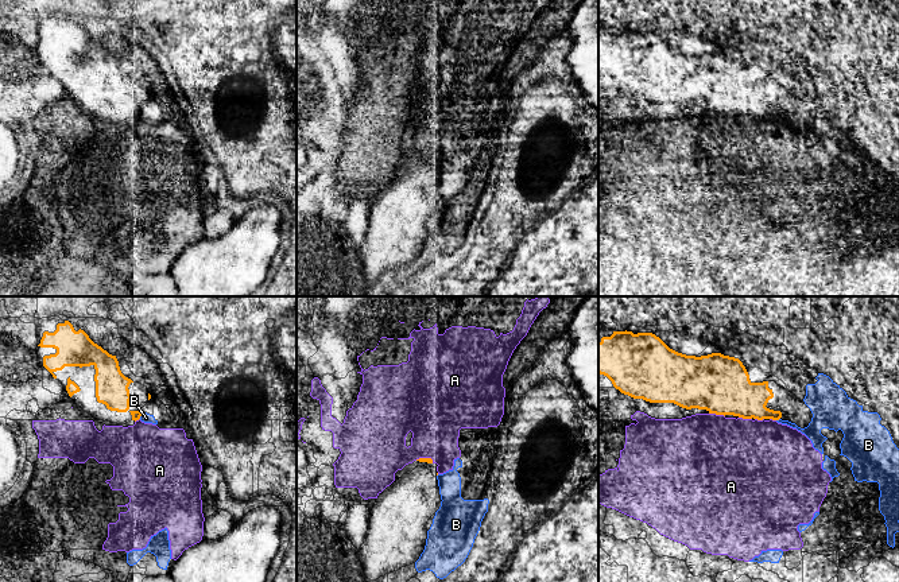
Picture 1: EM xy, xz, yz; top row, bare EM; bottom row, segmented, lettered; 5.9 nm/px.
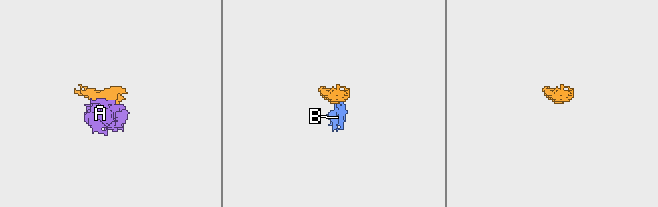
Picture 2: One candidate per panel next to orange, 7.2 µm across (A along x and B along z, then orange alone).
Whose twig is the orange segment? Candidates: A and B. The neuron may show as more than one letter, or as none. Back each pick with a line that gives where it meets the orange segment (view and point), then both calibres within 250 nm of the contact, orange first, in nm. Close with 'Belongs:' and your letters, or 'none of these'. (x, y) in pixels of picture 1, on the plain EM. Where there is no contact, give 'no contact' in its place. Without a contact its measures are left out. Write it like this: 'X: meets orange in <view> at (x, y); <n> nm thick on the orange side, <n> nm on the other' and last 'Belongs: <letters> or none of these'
Belongs: none of these

